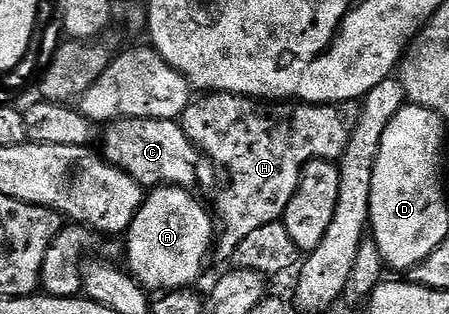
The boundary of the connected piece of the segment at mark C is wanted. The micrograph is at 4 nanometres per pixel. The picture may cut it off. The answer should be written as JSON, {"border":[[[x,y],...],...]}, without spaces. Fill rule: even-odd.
{"border":[[[130,117],[120,118],[106,129],[104,161],[130,176],[142,188],[152,189],[160,184],[176,184],[183,188],[194,186],[201,155],[185,135],[180,122]]]}

